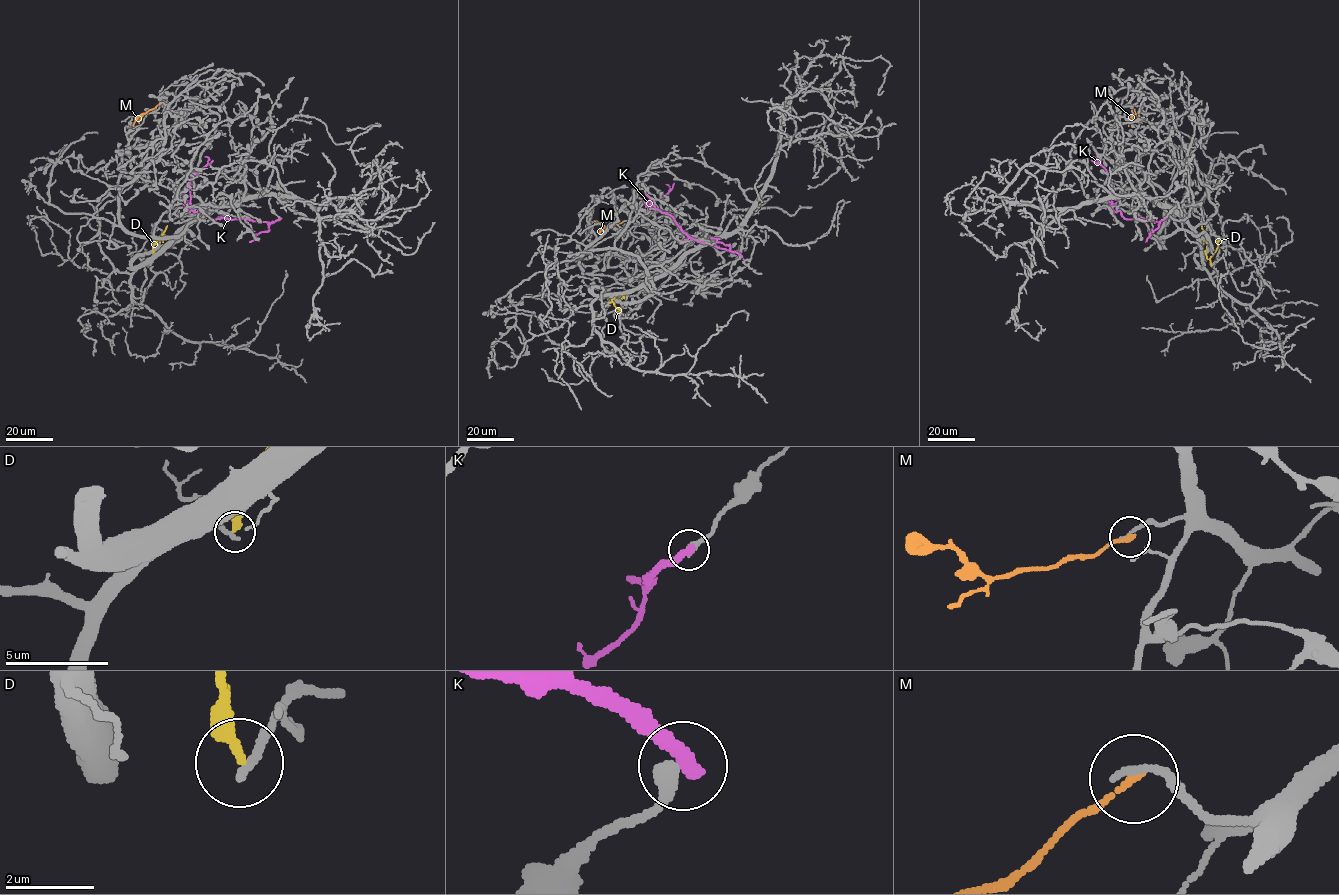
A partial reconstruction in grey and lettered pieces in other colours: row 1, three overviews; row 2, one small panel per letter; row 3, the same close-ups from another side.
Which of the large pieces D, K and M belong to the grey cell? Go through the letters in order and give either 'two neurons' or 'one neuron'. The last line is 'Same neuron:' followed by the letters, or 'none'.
D: two neurons
K: two neurons
M: two neurons
Same neuron: none

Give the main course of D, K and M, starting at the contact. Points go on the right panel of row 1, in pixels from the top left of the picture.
D: (1211, 266), (1205, 253), (1207, 238), (1202, 225)
K: (1164, 218), (1159, 222), (1151, 218), (1125, 219), (1120, 211), (1114, 210), (1106, 170), (1092, 156)
M: (1130, 103), (1135, 113), (1128, 126)

